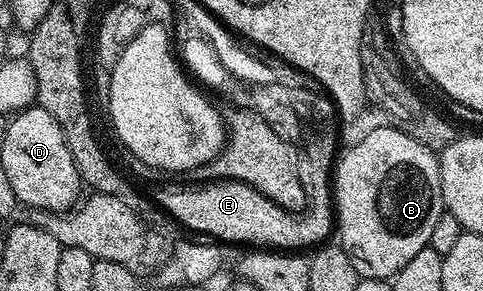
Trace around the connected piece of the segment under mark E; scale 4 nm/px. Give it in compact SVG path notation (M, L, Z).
M260 85L246 87L241 96L244 108L251 109L263 121L270 123L270 127L274 127L274 131L278 131L278 135L298 151L298 167L308 208L303 213L291 213L266 199L262 191L254 191L254 187L237 181L185 186L164 183L156 193L157 203L182 228L192 232L189 234L212 238L220 243L233 241L236 245L263 247L271 251L306 251L302 249L327 242L328 232L331 234L334 229L334 162L338 157L338 114L331 97L323 92Z

